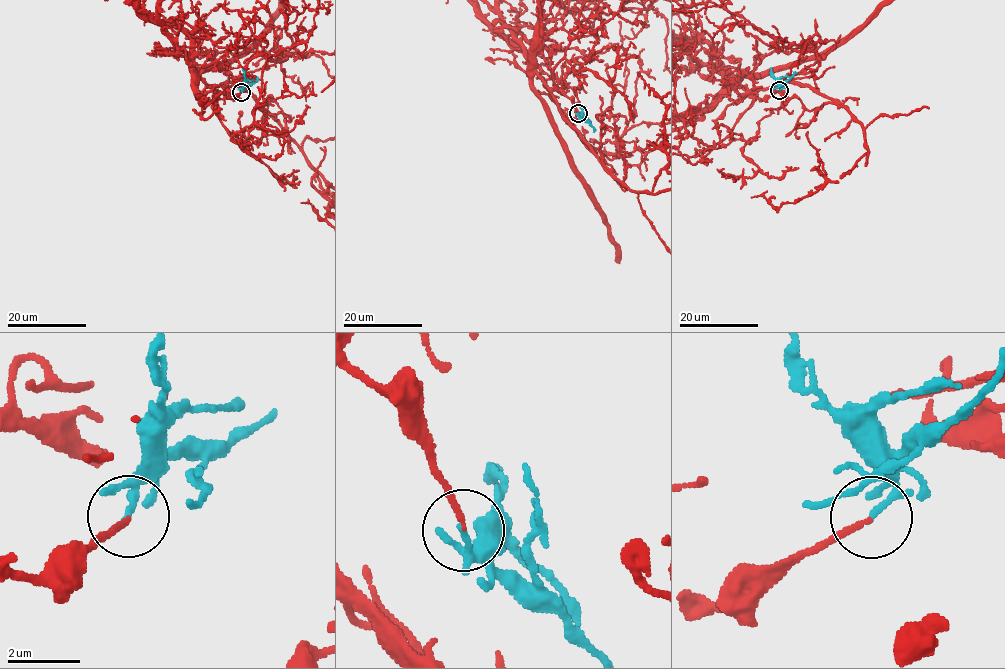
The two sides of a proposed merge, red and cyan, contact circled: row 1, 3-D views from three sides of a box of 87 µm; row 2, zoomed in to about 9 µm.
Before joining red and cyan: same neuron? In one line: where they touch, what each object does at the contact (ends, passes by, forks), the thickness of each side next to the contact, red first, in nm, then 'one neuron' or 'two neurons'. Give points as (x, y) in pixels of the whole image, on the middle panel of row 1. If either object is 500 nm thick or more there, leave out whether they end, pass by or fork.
(578, 113) | red ends | cyan passes by | 130/120 nm | one neuron

